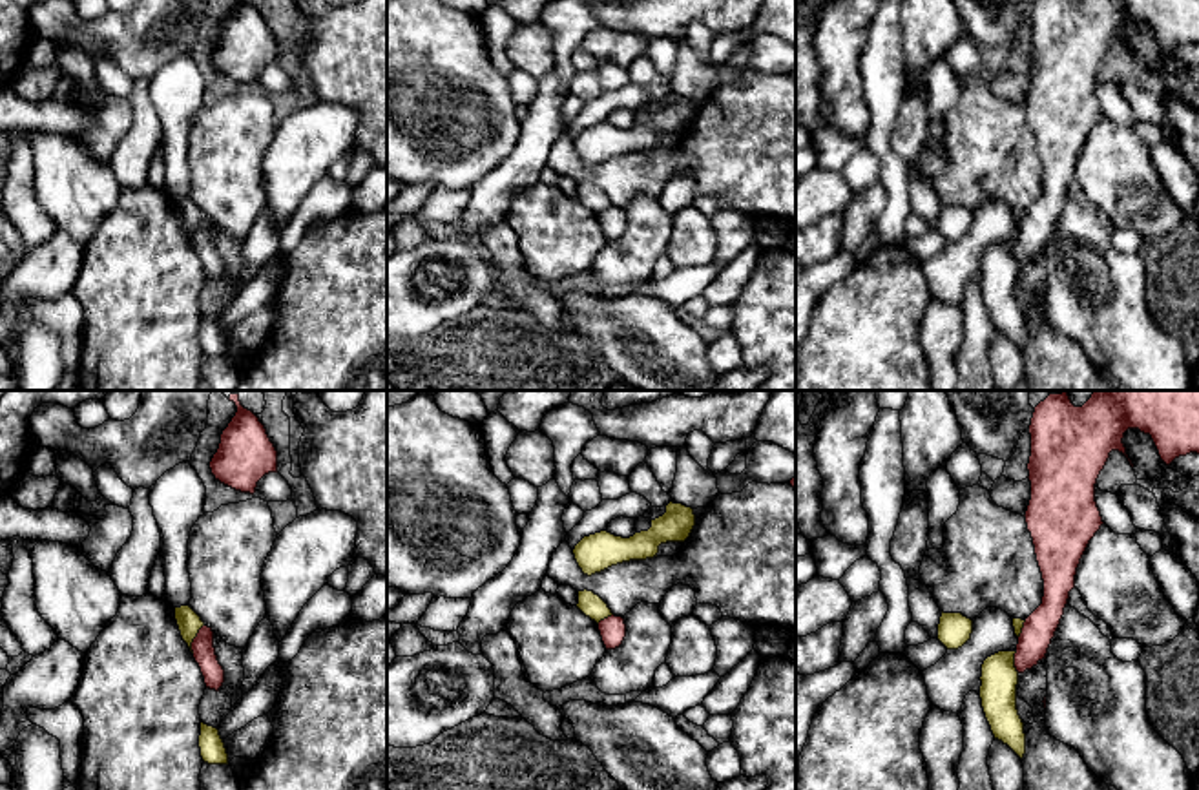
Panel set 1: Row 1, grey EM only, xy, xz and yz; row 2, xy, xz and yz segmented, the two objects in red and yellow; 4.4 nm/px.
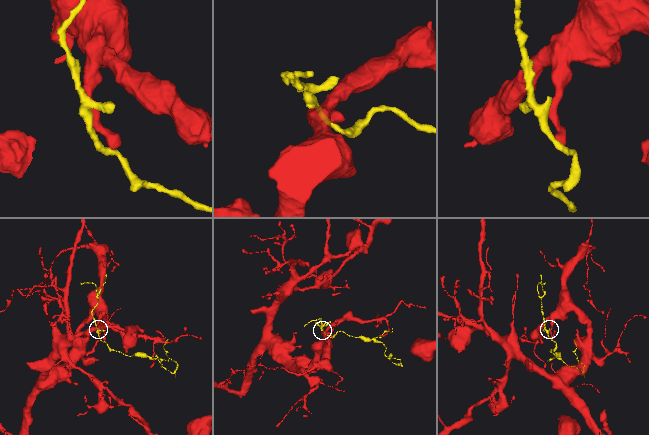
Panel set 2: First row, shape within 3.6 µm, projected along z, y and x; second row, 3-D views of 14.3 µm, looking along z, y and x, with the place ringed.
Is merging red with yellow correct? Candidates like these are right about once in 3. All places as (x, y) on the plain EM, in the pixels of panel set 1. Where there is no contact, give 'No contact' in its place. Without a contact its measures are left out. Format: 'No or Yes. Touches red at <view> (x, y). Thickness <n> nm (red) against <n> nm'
No. Touches red at xy (194, 230). Thickness 100 nm (red) against 100 nm

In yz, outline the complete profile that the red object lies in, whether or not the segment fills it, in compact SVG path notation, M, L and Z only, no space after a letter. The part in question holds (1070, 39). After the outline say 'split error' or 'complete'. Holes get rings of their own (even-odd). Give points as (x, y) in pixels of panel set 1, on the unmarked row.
M1035 0L1033 4L1029 16L1031 47L1027 55L1031 91L1024 108L1042 164L1044 188L1042 195L1026 210L1018 228L1015 244L1018 265L1046 250L1069 182L1075 179L1080 150L1104 115L1095 93L1097 69L1111 42L1119 42L1128 49L1122 35L1128 20L1150 26L1166 57L1179 47L1199 46L1199 0Z; complete

